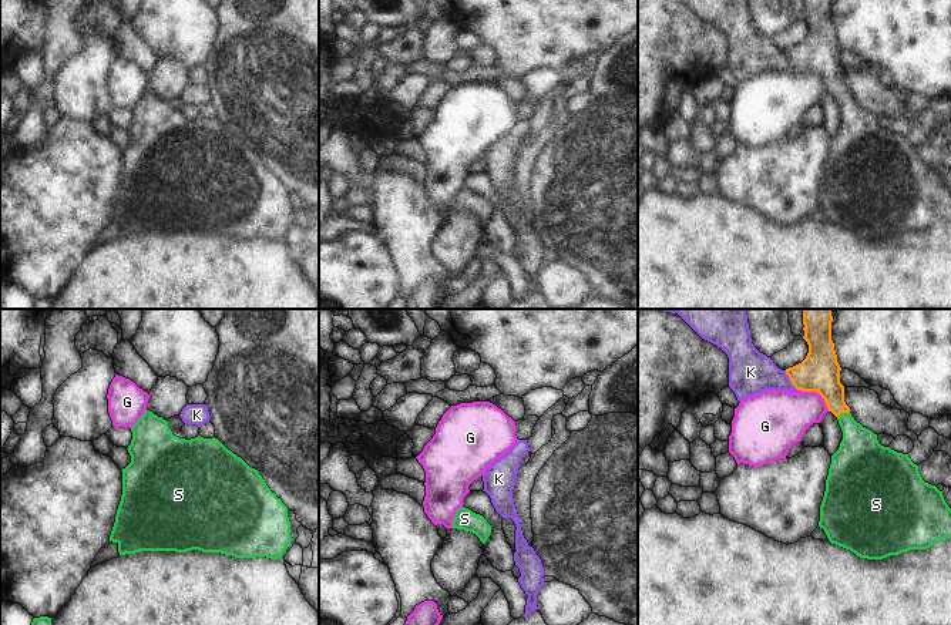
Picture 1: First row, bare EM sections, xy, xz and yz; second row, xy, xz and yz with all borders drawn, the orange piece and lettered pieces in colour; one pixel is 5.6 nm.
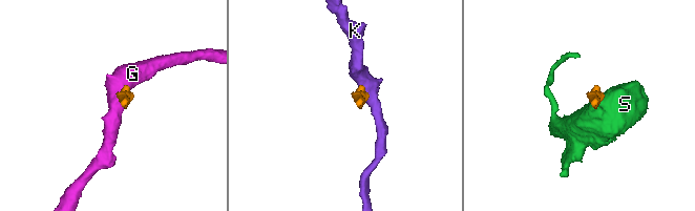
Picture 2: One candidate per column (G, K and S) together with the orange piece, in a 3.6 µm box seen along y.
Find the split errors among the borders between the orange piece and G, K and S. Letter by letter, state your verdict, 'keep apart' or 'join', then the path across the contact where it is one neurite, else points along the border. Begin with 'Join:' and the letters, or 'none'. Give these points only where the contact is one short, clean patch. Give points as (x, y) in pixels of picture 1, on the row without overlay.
Join: S
G: keep apart | along yz (799, 70), (816, 73), (829, 91)
K: keep apart | along yz (785, 51), (790, 64), (797, 71)
S: join | across yz (822, 54), (843, 93), (859, 124), (859, 134)

